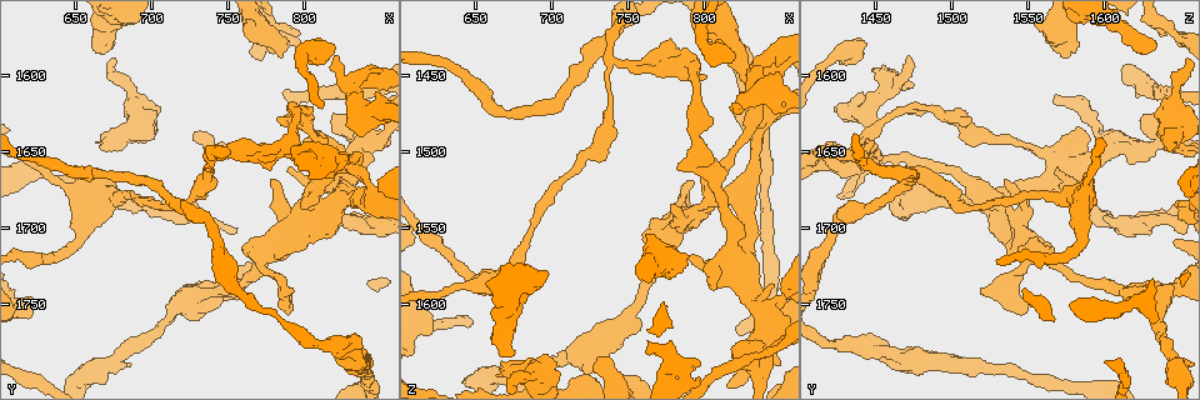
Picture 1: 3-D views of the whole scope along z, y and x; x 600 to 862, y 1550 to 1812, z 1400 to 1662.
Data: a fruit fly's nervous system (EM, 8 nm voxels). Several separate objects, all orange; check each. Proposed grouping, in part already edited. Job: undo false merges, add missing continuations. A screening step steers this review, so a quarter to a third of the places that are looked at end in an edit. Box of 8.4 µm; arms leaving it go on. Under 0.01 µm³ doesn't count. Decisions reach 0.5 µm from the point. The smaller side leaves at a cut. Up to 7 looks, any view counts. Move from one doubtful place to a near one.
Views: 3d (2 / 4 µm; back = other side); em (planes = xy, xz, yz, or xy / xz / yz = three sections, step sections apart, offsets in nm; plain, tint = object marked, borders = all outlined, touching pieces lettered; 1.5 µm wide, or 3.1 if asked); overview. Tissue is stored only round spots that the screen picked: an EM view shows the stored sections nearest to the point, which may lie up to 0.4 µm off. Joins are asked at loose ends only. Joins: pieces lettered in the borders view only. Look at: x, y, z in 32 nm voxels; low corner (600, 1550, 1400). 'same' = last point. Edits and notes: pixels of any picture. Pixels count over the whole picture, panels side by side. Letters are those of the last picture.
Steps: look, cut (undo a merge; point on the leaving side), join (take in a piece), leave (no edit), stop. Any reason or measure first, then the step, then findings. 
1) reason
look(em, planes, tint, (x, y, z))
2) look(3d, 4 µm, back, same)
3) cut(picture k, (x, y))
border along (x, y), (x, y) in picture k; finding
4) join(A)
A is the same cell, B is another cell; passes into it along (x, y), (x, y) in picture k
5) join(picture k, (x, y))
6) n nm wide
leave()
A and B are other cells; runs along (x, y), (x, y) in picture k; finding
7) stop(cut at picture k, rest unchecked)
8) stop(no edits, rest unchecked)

sudden change in width
look(3d, 2 µm, (724, 1686, 1502))

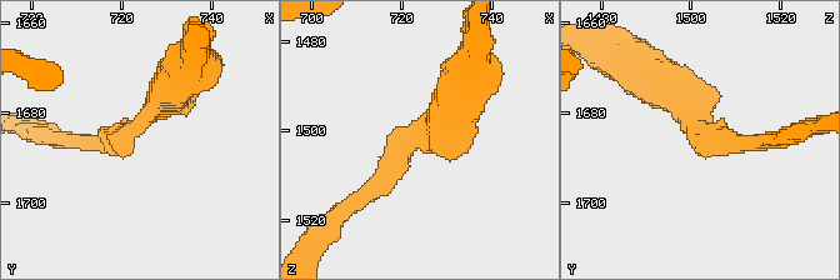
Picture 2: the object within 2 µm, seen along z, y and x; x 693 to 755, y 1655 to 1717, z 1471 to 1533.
shape alone is not enough
look(em, planes, borders, (722, 1684, 1501))

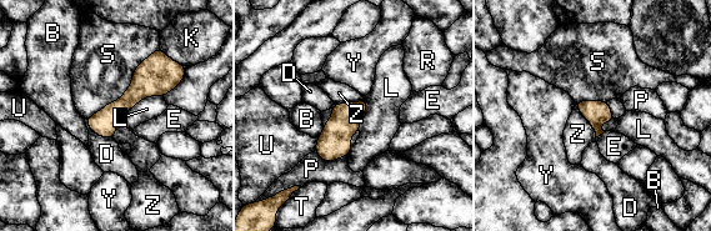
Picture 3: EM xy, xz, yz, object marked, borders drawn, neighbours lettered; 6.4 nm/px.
leave()
B, D, E, K, L, P, R, S, T, U, Y and Z are other cells; border along (163, 95), (145, 96), (118, 124) in picture 3; all the same cell

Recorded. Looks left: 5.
arms part here
look(3d, 2 µm, (808, 1640, 1522))

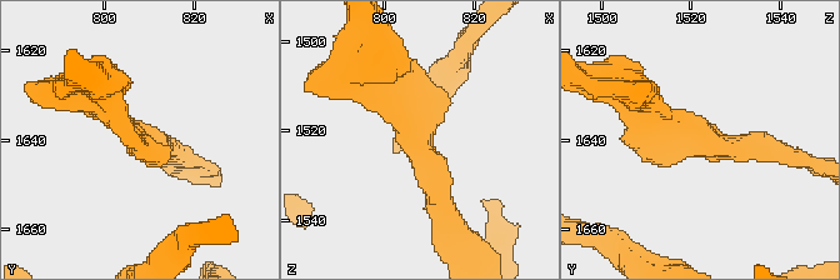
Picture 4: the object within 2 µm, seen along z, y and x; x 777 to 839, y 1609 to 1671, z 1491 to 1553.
3 arms
look(em, planes, tint, (808, 1639, 1520))

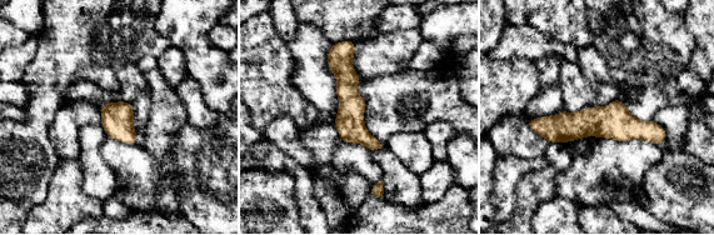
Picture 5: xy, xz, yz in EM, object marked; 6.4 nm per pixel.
what lies round it
look(em, planes, borders, same)

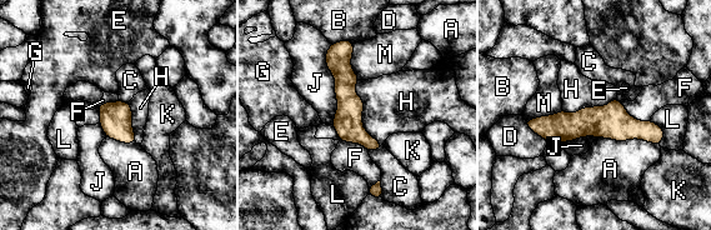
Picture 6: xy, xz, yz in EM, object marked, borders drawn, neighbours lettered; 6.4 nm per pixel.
J touches over 500 nm
leave()
A, B, C, D, E, F, G, H, J, K, L and M are other cells; border along (330, 44), (333, 124) in picture 6; all the same cell

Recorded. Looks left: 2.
a fork
look(em, planes, plain, (830, 1782, 1454))

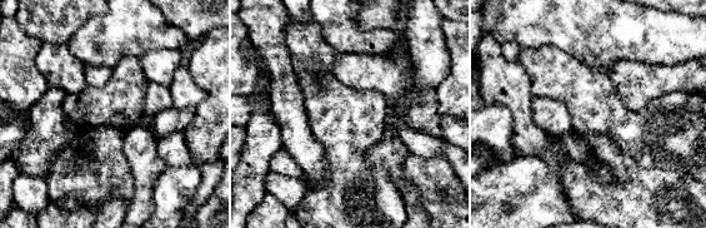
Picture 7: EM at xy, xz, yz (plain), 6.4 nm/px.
look(em, planes, borders, same)

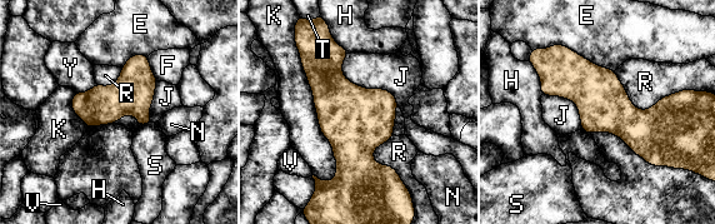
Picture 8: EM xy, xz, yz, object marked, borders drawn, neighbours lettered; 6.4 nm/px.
leave()
E, F, H, J, K, N, R, S, T, V and Y are other cells; runs along (540, 68), (619, 117), (671, 99) in picture 8; one cell here

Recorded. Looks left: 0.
stop(no edits, rest unchecked)

